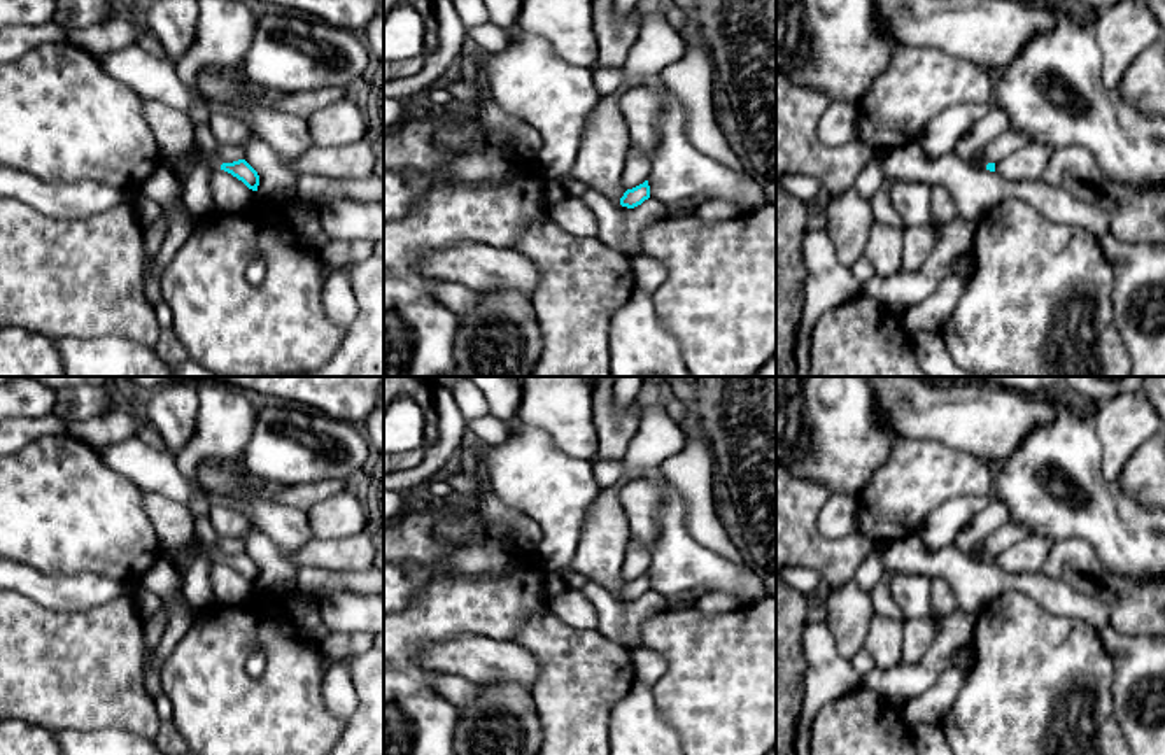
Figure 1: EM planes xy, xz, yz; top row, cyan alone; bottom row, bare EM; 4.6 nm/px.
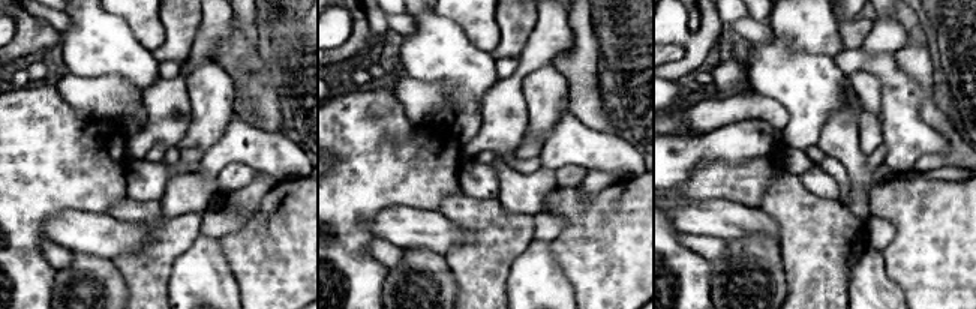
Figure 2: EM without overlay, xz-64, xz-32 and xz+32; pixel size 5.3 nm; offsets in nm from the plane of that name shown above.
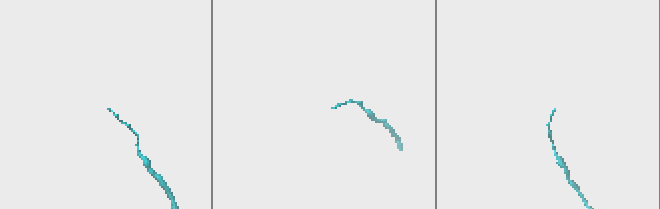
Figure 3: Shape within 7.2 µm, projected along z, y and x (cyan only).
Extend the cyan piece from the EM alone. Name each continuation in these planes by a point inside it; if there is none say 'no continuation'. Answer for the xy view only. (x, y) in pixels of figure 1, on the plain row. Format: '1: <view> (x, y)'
1: xy (202, 526)

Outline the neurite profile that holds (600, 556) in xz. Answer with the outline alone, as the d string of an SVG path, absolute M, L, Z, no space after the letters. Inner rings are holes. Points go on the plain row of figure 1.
M662 405L641 410L638 433L622 457L624 475L596 497L585 517L576 555L561 575L582 575L627 603L620 597L620 590L627 583L622 578L622 566L629 541L629 519L620 505L618 489L678 455L683 447L685 433Z

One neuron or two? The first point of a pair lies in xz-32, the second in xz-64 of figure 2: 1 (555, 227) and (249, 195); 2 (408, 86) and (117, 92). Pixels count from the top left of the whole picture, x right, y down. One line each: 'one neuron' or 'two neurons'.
1: one neuron
2: one neuron

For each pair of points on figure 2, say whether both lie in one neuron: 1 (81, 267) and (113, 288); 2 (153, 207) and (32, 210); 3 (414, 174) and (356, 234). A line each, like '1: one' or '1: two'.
1: one
2: two
3: one

